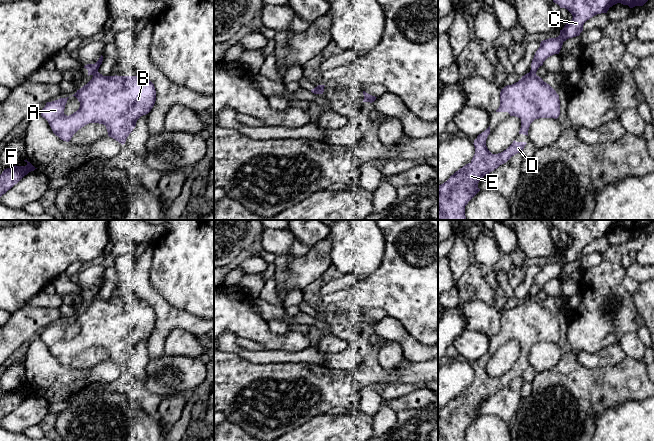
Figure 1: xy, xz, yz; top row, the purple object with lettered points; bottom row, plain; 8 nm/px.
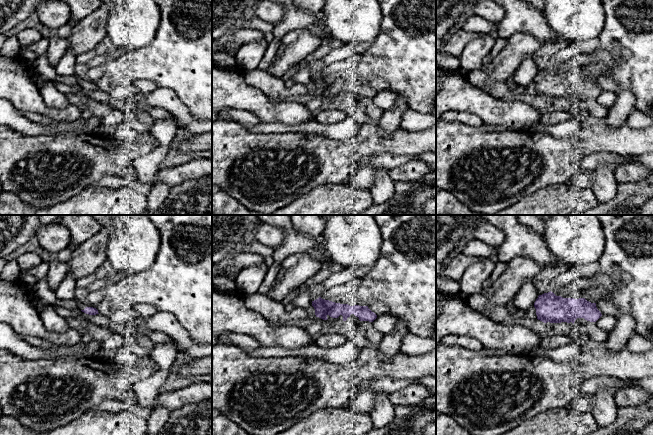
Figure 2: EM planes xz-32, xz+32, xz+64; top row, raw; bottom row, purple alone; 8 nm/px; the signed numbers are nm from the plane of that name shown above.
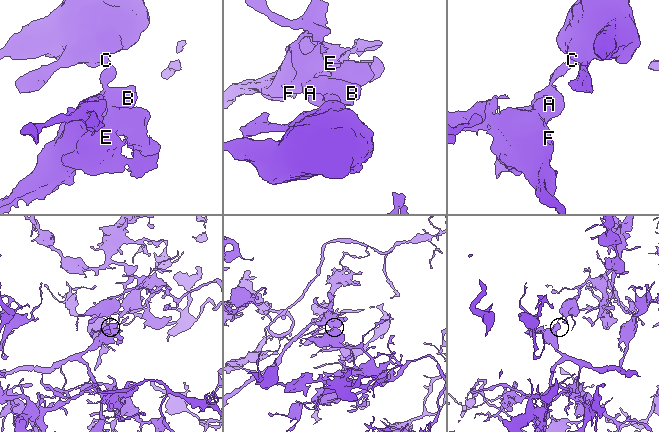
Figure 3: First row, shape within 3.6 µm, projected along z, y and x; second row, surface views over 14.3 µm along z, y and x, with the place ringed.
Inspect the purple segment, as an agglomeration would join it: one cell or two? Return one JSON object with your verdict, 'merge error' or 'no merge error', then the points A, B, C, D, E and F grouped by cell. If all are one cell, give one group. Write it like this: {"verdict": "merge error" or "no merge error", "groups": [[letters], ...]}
{"verdict": "merge error", "groups": [["A", "B", "D", "E", "F"], ["C"]]}

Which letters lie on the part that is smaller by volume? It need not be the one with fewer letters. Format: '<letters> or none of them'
A, B, D, E, F

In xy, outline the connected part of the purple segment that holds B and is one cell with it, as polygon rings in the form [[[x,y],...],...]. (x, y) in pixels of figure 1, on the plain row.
[[[99,296],[93,298],[92,303],[72,319],[80,326],[79,333],[67,340],[64,338],[67,322],[47,326],[41,335],[53,357],[61,364],[69,366],[73,359],[89,347],[99,347],[106,350],[108,360],[122,369],[136,350],[137,344],[148,338],[156,325],[154,308],[143,299],[138,300],[103,300]]]

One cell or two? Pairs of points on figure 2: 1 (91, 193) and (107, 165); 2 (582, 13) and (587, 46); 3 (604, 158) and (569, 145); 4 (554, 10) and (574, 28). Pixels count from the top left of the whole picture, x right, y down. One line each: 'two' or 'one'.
1: two
2: two
3: two
4: one

